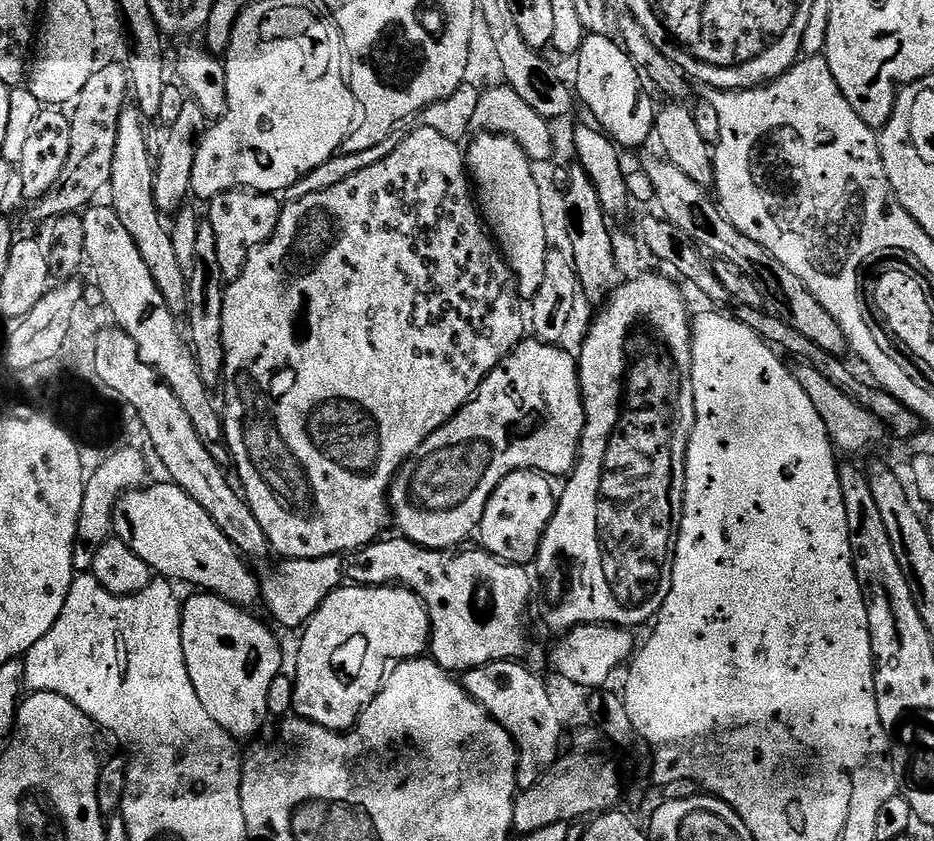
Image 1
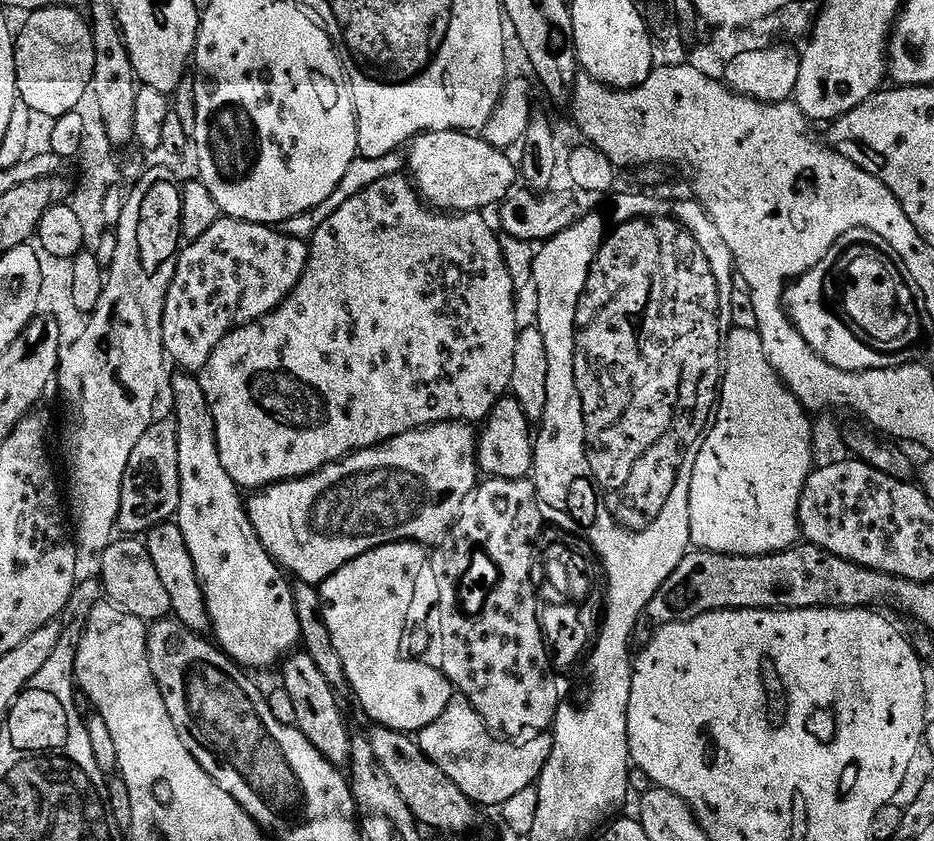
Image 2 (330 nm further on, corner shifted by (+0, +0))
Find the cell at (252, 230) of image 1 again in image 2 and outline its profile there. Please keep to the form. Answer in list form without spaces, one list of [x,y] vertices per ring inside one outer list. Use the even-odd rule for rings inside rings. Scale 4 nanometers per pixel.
[[[221,218],[202,234],[202,238],[185,243],[176,257],[176,273],[168,287],[162,314],[162,338],[167,359],[177,364],[177,369],[196,374],[205,368],[213,350],[235,328],[244,328],[273,312],[298,286],[308,261],[308,244],[290,238],[275,227],[251,224],[245,220]]]

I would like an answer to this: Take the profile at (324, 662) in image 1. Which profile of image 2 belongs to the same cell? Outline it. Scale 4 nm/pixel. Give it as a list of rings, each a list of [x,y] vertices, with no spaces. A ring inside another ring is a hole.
[[[401,540],[399,544],[383,544],[380,548],[372,548],[366,554],[362,554],[358,558],[354,558],[346,566],[342,566],[330,578],[326,578],[323,584],[319,585],[320,597],[322,598],[322,610],[326,618],[326,626],[330,630],[330,638],[334,638],[334,650],[338,650],[338,658],[342,658],[342,666],[346,670],[346,678],[351,695],[356,695],[358,703],[364,707],[364,712],[370,719],[382,728],[393,728],[399,732],[409,734],[419,734],[426,726],[430,726],[430,722],[434,722],[434,718],[438,718],[438,714],[442,714],[442,710],[446,710],[446,706],[450,702],[450,698],[454,694],[452,683],[446,679],[443,671],[439,667],[431,668],[428,664],[423,664],[420,660],[411,660],[410,657],[404,656],[404,627],[408,624],[408,611],[413,611],[414,605],[418,600],[418,589],[420,586],[420,575],[422,574],[422,566],[429,563],[430,556],[426,551],[425,545],[415,543],[411,540]]]

